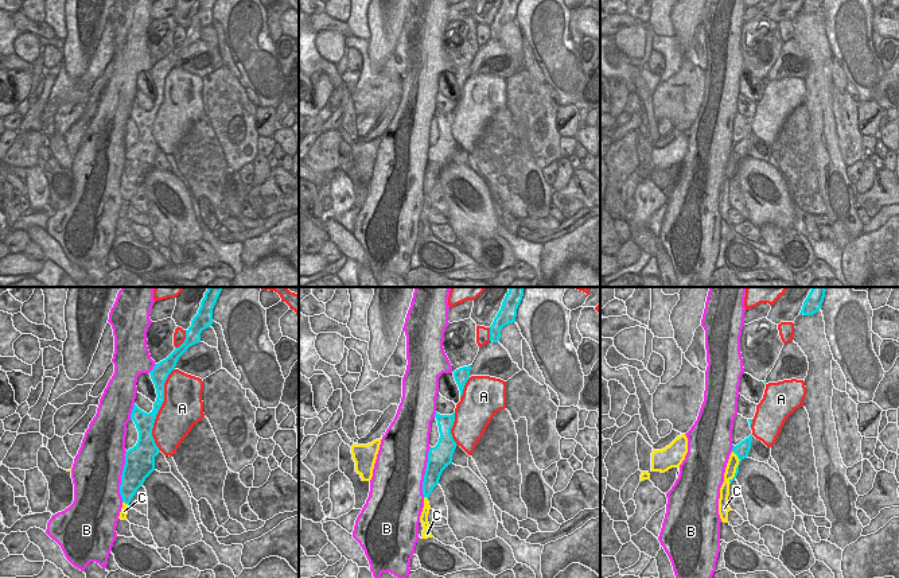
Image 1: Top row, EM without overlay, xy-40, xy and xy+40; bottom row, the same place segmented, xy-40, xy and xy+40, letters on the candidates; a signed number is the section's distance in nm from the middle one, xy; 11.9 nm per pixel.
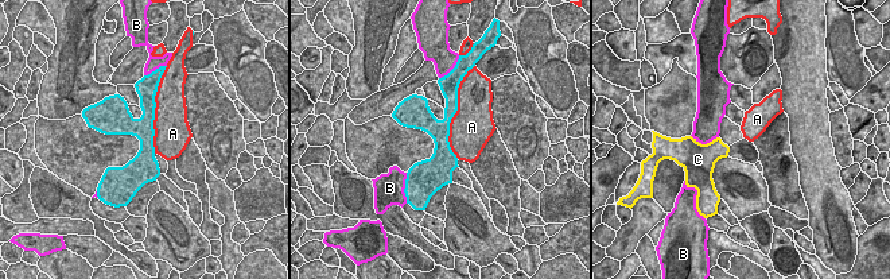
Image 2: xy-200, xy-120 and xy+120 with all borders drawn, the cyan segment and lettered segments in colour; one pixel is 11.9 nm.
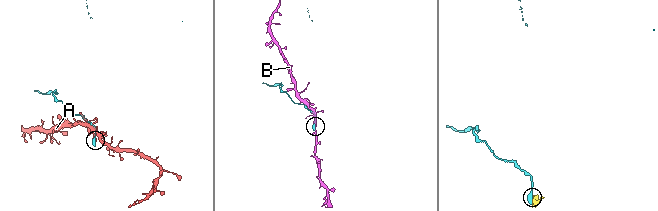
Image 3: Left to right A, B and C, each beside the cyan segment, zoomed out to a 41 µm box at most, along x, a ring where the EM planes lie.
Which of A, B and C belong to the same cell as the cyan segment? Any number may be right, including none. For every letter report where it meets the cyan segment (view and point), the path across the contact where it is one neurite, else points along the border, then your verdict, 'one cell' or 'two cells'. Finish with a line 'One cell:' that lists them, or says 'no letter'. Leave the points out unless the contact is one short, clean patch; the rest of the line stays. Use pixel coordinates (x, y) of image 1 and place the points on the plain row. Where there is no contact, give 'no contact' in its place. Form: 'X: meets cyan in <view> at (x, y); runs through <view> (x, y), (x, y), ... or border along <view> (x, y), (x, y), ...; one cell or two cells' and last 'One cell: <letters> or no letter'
A: meets cyan in xy-40 at (159, 107); two cells
B: meets cyan in xy-40 at (121, 175); two cells
C: meets cyan in xy+40 at (738, 165); two cells
One cell: no letter

